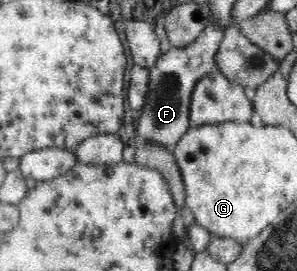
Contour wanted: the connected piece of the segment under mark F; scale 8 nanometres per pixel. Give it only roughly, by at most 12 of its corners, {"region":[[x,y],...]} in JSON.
{"region":[[210,22],[149,68],[134,124],[172,149],[191,124],[190,96],[215,64],[226,28]]}

